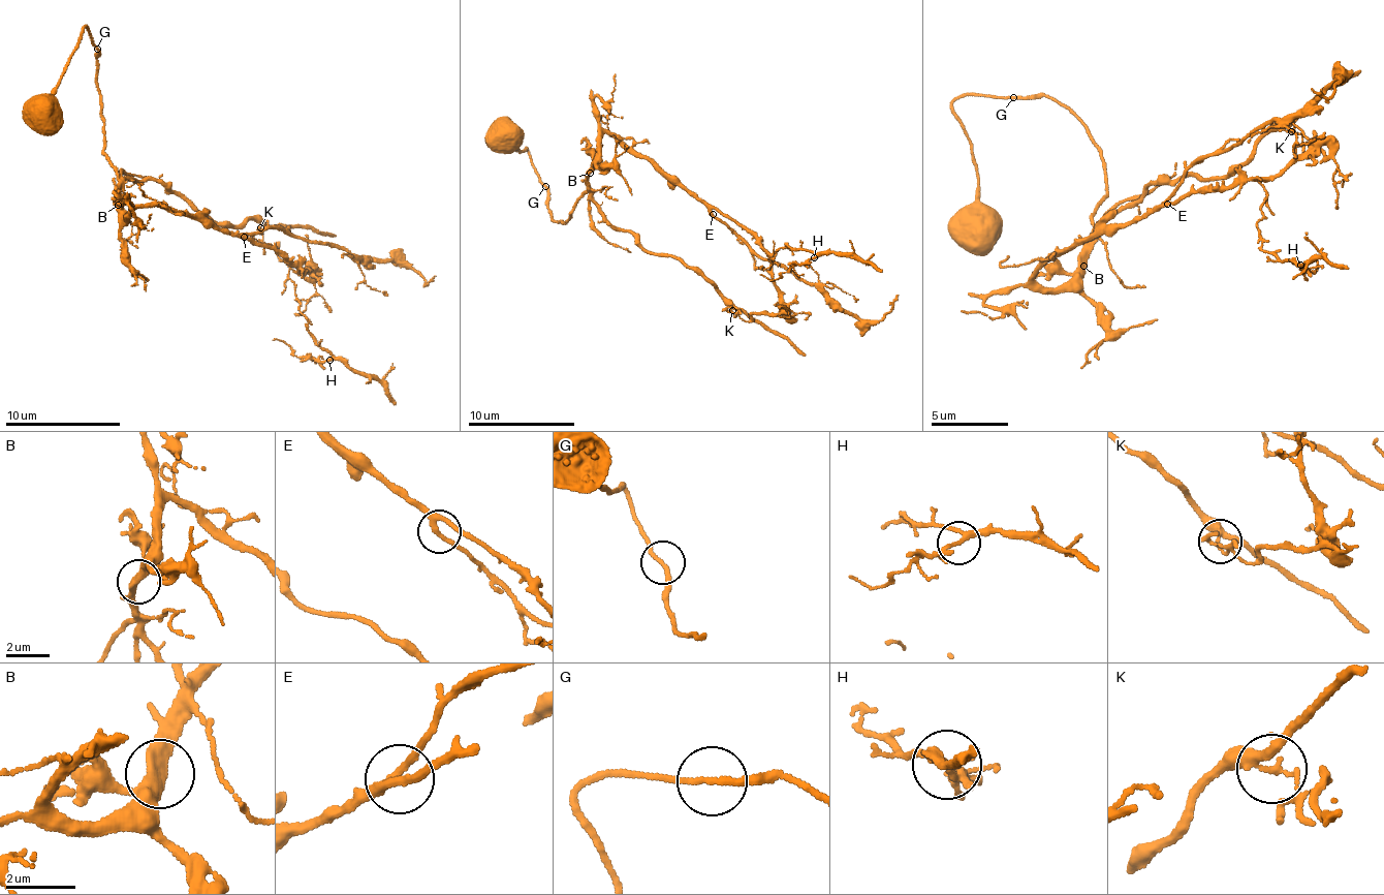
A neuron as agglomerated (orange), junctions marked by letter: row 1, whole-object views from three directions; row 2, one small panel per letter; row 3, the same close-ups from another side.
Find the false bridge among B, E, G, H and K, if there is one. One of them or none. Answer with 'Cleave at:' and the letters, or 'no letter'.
Cleave at: no letter

